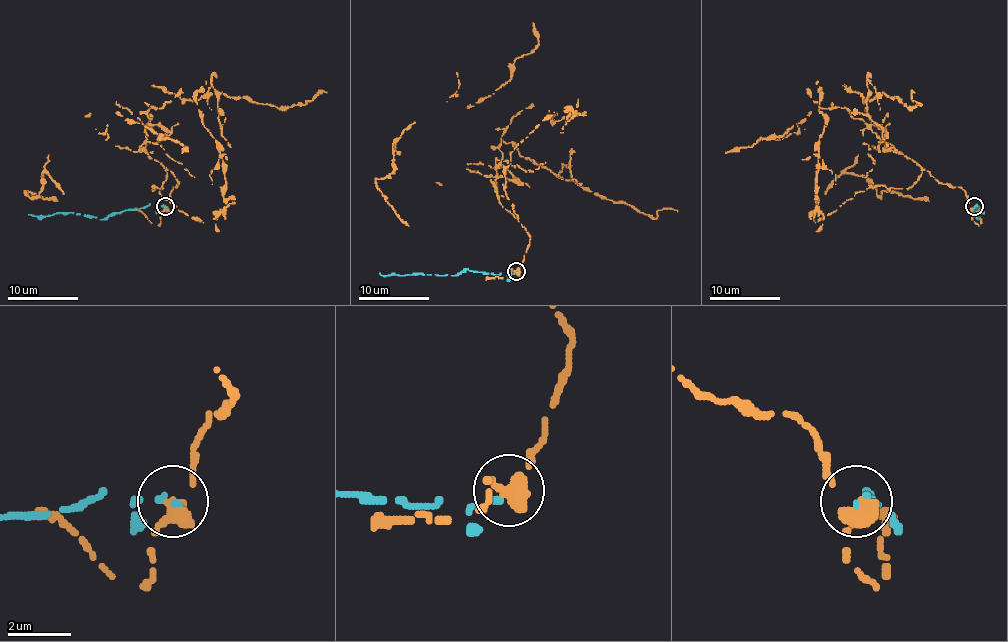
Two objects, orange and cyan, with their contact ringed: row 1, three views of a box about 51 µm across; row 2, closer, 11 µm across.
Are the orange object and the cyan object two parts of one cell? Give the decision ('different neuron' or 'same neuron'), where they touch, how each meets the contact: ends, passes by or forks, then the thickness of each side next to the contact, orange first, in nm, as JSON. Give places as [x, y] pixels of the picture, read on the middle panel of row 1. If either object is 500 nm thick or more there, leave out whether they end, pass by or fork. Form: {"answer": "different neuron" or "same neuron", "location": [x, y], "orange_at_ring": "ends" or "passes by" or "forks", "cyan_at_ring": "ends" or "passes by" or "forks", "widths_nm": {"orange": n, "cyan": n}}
{"answer": "different neuron", "location": [516, 271], "widths_nm": {"orange": 550, "cyan": 200}}

